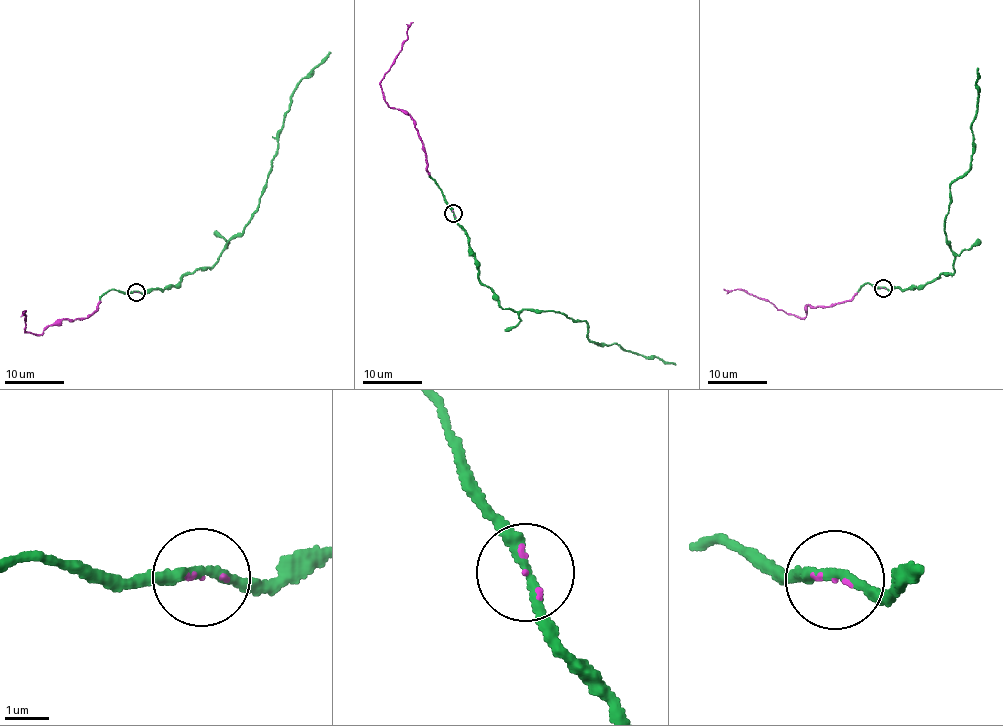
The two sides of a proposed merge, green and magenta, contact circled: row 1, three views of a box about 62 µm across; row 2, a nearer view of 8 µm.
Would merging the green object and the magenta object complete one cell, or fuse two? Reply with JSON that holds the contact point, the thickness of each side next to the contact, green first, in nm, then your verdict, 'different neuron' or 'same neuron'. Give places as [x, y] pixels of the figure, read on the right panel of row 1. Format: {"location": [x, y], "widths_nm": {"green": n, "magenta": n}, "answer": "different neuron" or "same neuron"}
{"location": [883, 288], "widths_nm": {"green": 240, "magenta": 60}, "answer": "same neuron"}

